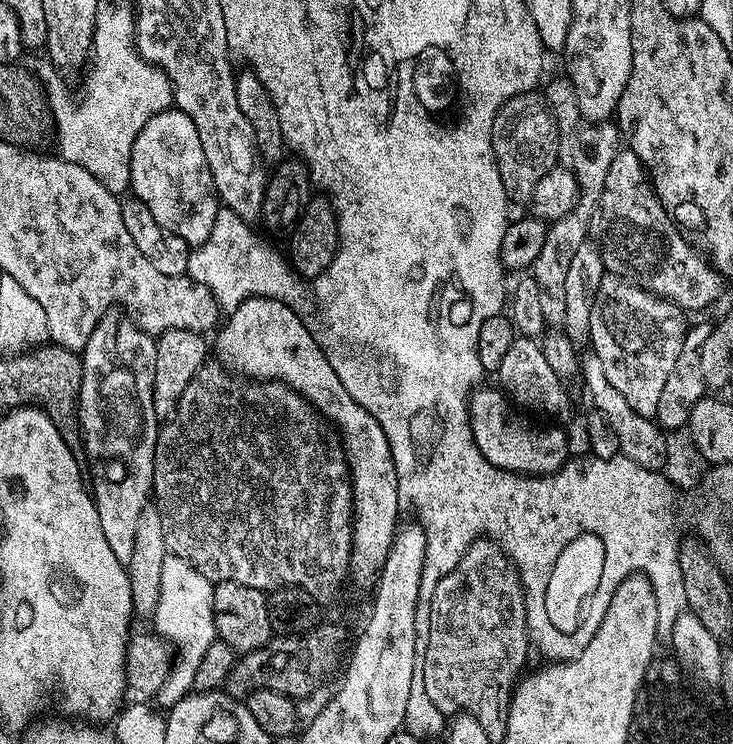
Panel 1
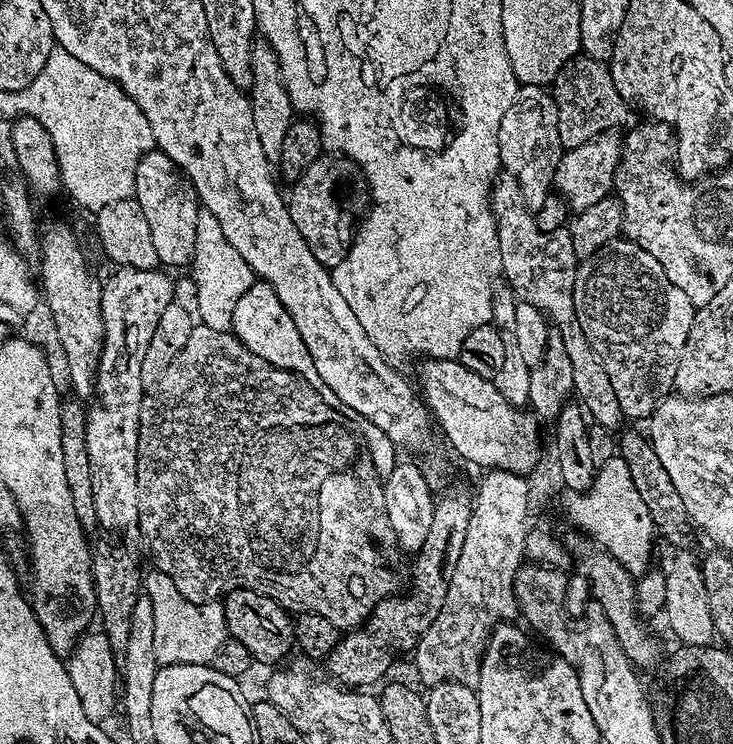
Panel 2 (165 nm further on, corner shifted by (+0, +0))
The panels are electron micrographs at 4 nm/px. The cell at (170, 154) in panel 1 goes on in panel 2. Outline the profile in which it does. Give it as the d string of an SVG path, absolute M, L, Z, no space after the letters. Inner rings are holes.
M153 150L144 155L142 162L138 162L134 198L138 206L142 206L142 214L146 214L150 235L154 237L154 250L161 265L169 269L191 265L202 205L187 176L166 153Z

